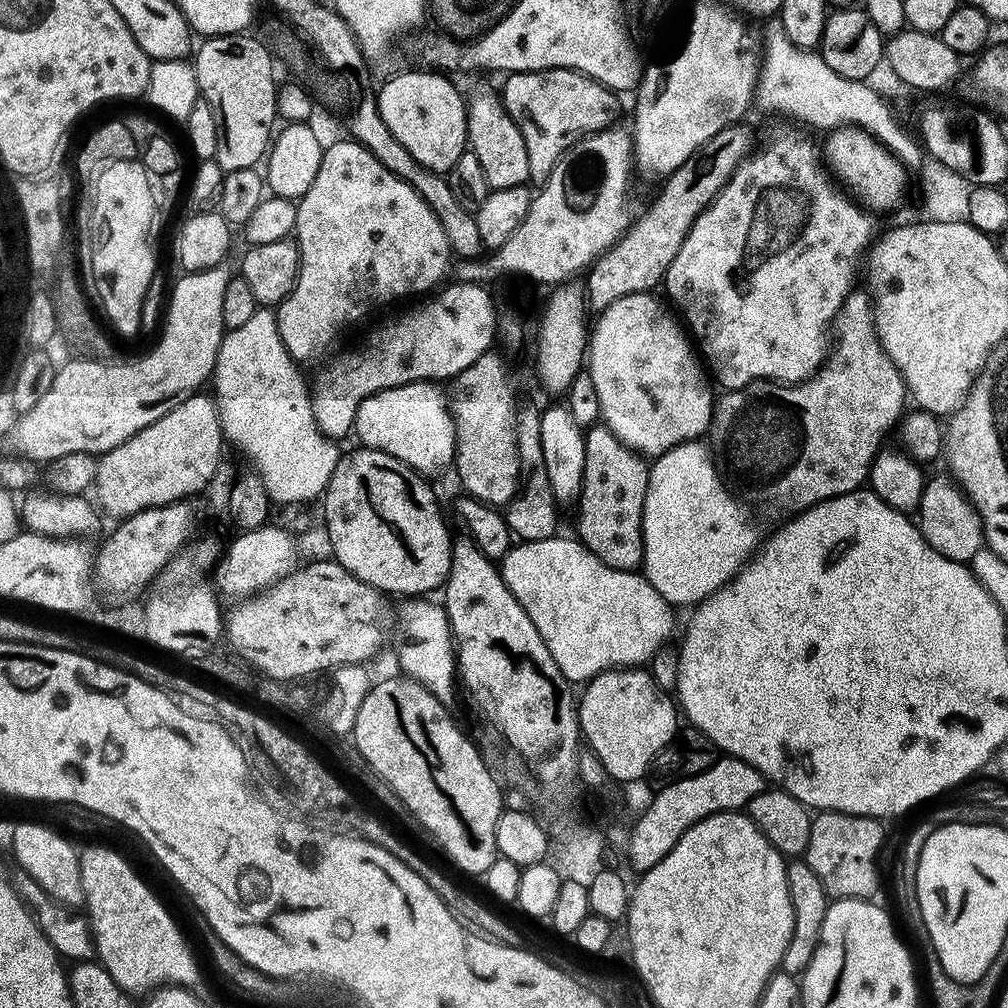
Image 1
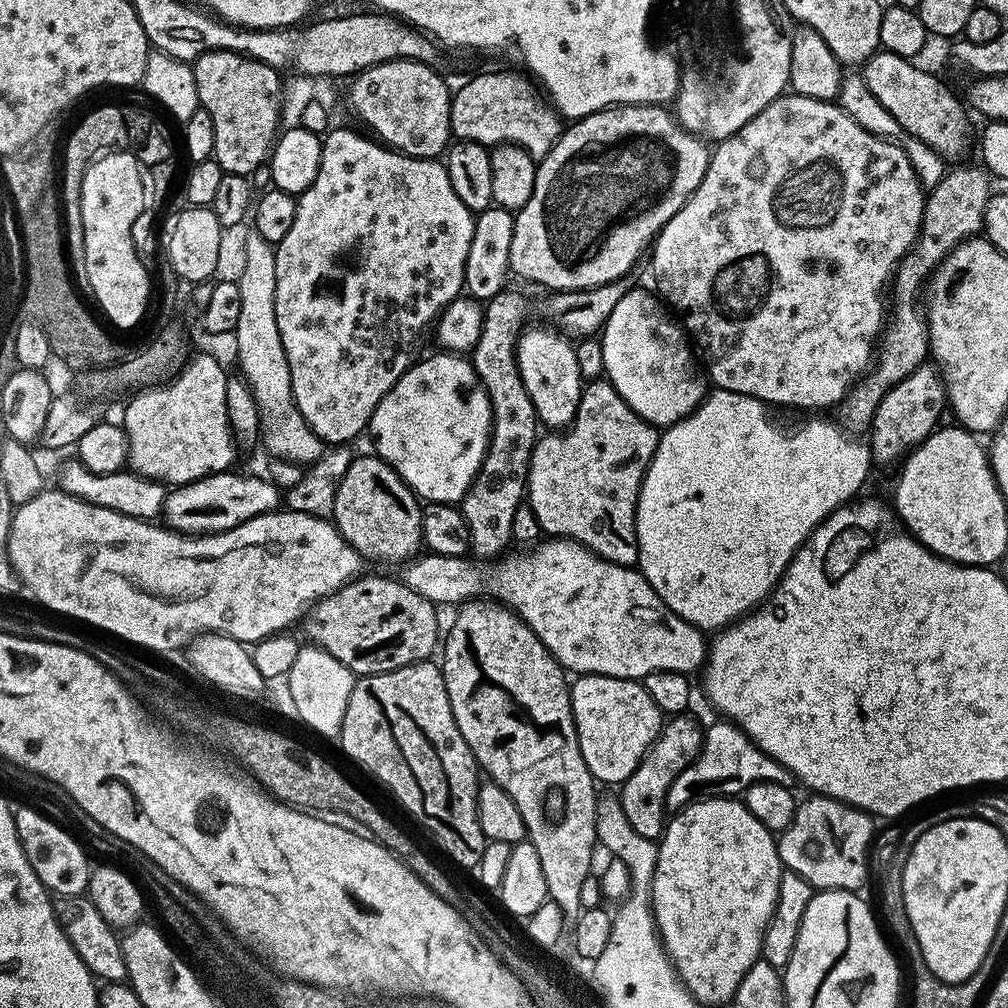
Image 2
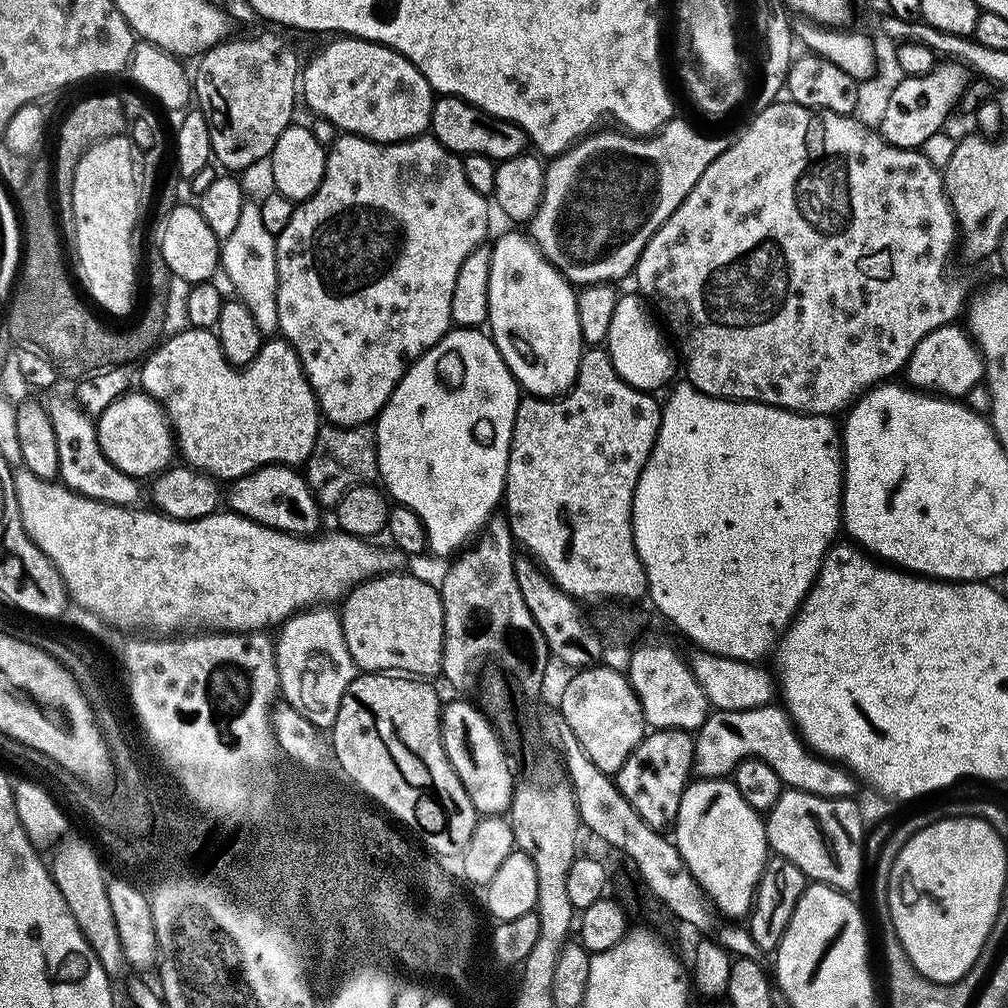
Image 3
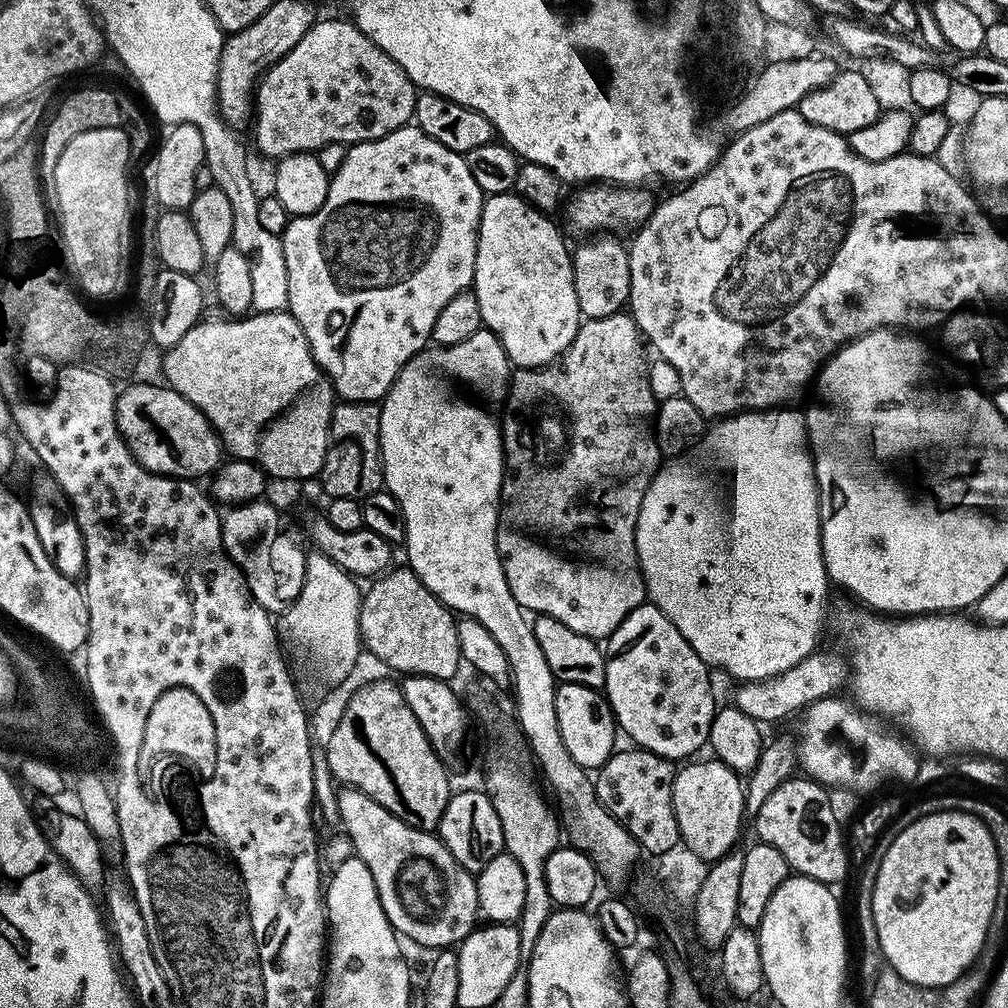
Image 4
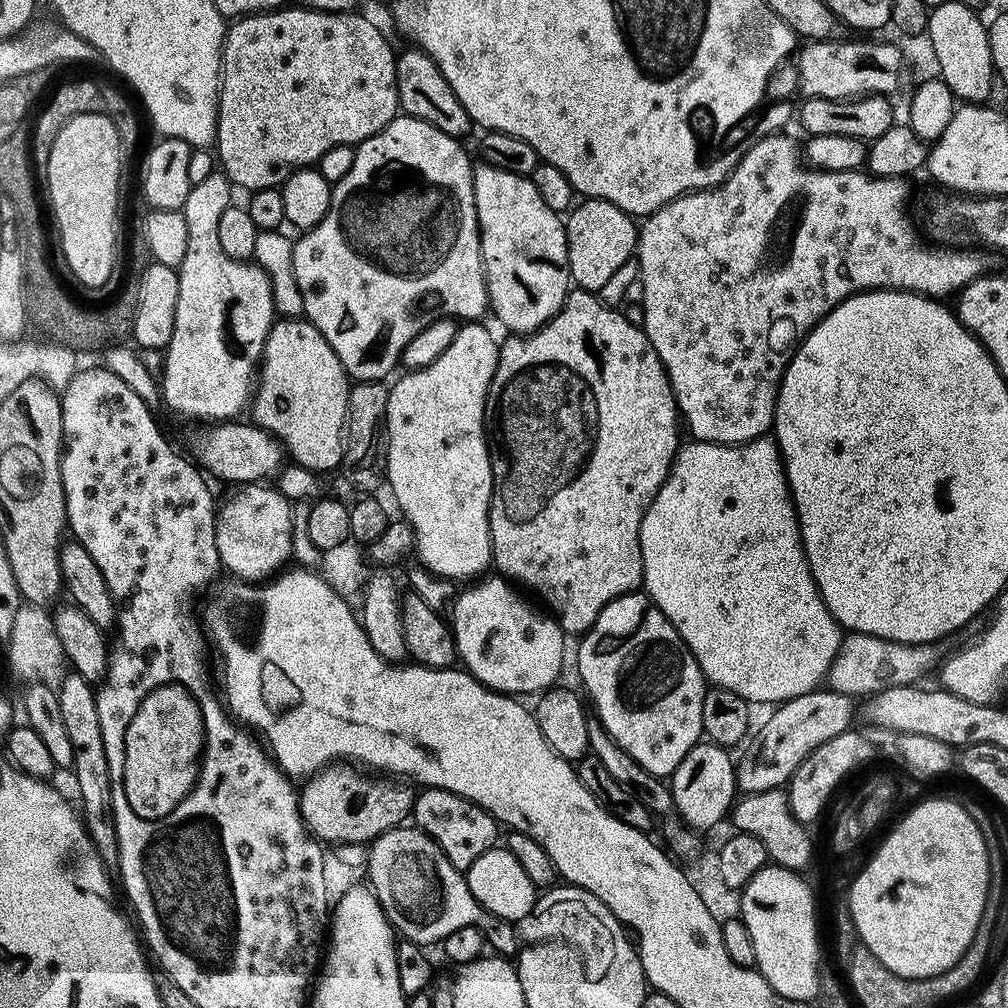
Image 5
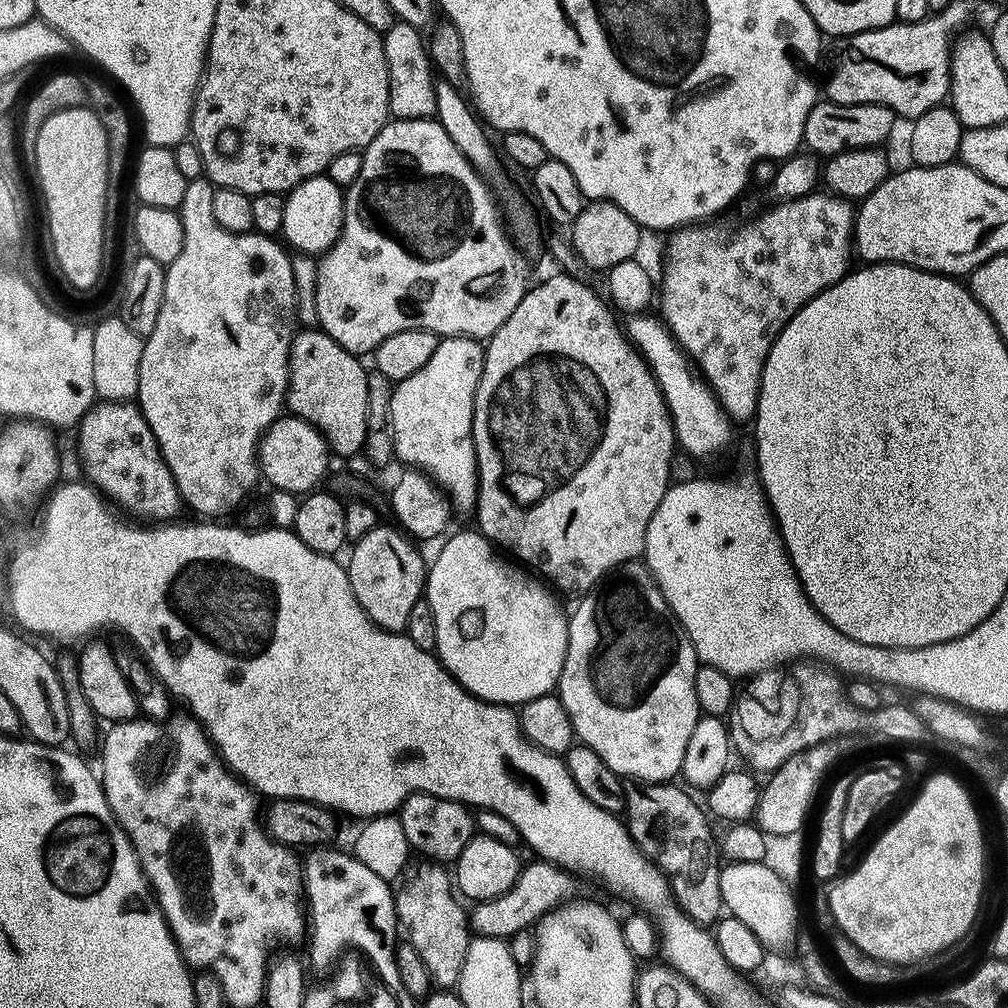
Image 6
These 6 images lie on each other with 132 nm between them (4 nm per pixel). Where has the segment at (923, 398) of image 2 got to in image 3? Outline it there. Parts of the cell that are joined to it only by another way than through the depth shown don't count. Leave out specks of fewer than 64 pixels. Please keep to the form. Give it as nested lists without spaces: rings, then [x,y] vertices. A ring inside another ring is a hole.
[[[953,322],[938,327],[919,340],[904,367],[905,381],[919,391],[927,391],[946,398],[964,398],[984,377],[984,358],[965,327]]]

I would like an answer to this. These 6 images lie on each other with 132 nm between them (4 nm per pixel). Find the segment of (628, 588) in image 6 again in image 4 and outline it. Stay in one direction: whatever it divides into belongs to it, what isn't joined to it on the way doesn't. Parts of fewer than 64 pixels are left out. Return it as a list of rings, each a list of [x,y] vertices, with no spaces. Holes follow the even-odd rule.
[[[636,609],[608,638],[604,648],[606,682],[603,691],[612,706],[612,713],[616,715],[619,731],[623,735],[625,732],[635,747],[645,748],[647,752],[673,762],[684,762],[695,757],[692,755],[708,744],[710,726],[716,717],[718,701],[712,693],[712,680],[708,677],[710,669],[702,658],[698,658],[698,654],[694,654],[690,642],[686,642],[678,628],[659,609],[653,609],[648,616],[651,630],[643,630],[643,612],[643,609]]]

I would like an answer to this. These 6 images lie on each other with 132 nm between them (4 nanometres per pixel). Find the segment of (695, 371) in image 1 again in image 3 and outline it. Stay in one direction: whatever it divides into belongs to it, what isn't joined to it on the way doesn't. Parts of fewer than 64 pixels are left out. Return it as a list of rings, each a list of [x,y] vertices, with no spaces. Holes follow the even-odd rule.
[[[621,295],[614,306],[614,318],[610,321],[610,334],[606,341],[606,351],[618,375],[630,386],[649,394],[655,388],[667,385],[672,376],[672,352],[664,341],[666,332],[659,323],[652,321],[653,313],[648,313],[649,305],[639,295]]]

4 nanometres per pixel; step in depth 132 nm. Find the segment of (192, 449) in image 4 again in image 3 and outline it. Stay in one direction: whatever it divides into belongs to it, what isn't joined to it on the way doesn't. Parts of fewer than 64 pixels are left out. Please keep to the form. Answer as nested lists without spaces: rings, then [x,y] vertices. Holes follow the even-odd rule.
[[[142,390],[125,392],[97,415],[96,421],[98,444],[102,452],[127,476],[144,480],[146,476],[155,477],[173,465],[176,443],[168,414],[148,393]]]

